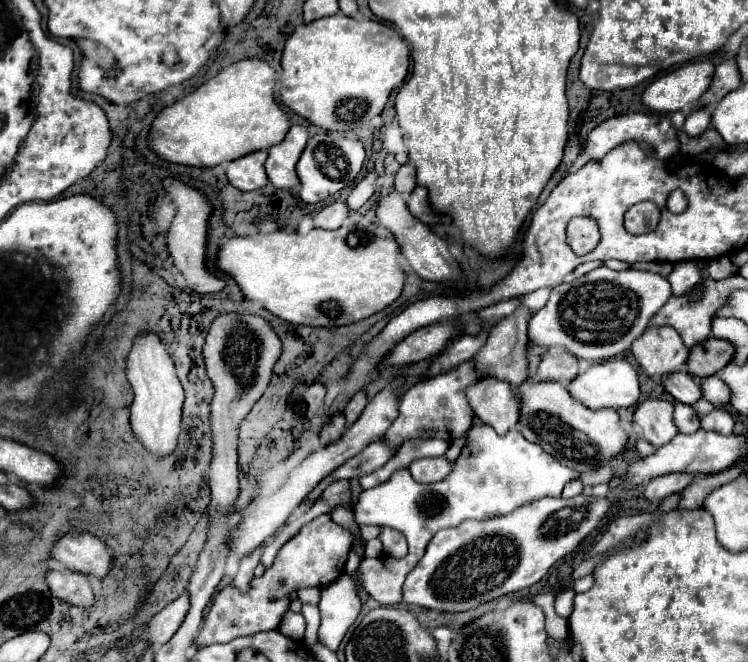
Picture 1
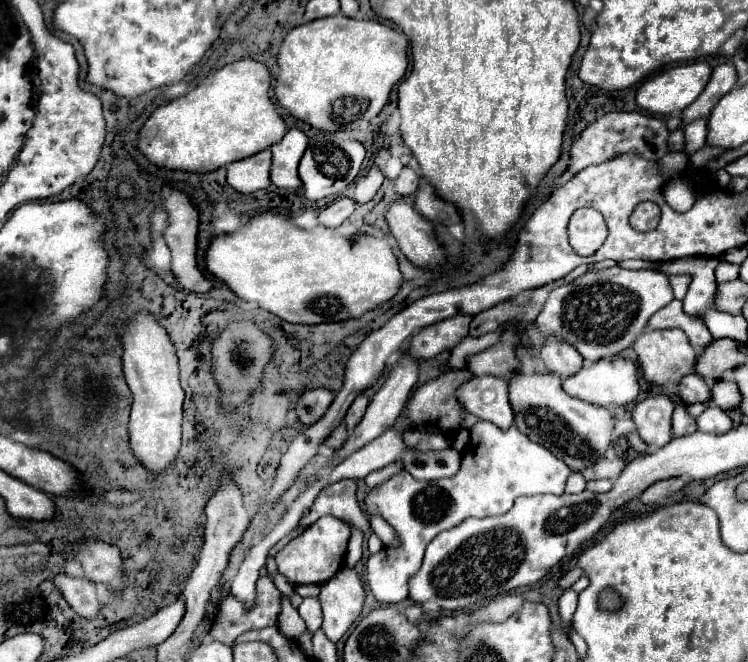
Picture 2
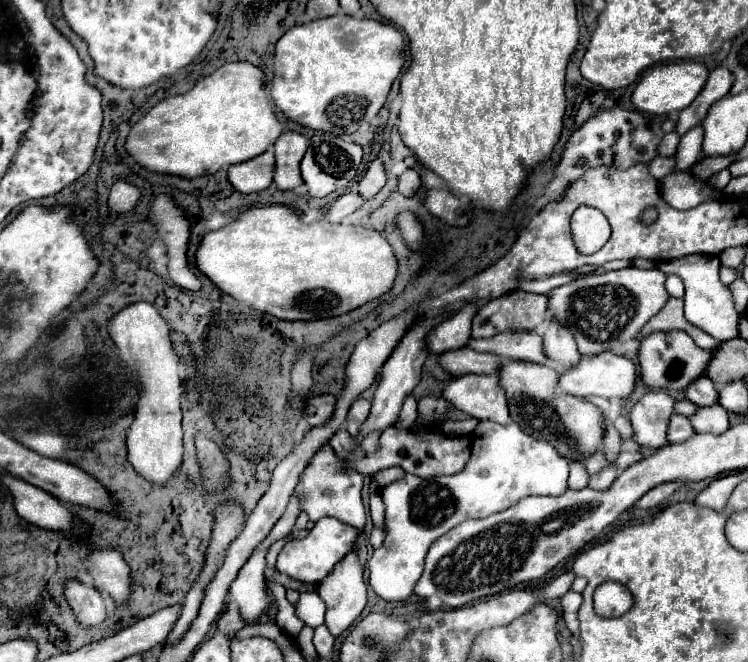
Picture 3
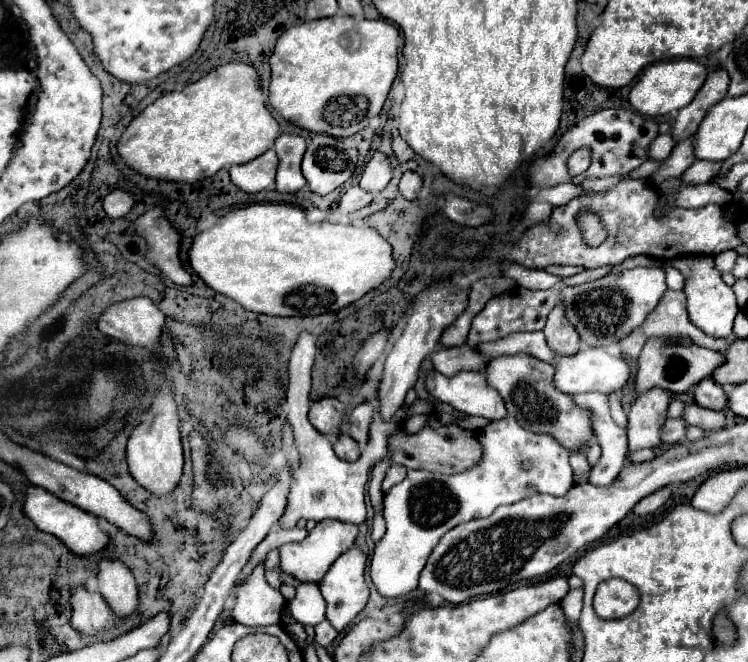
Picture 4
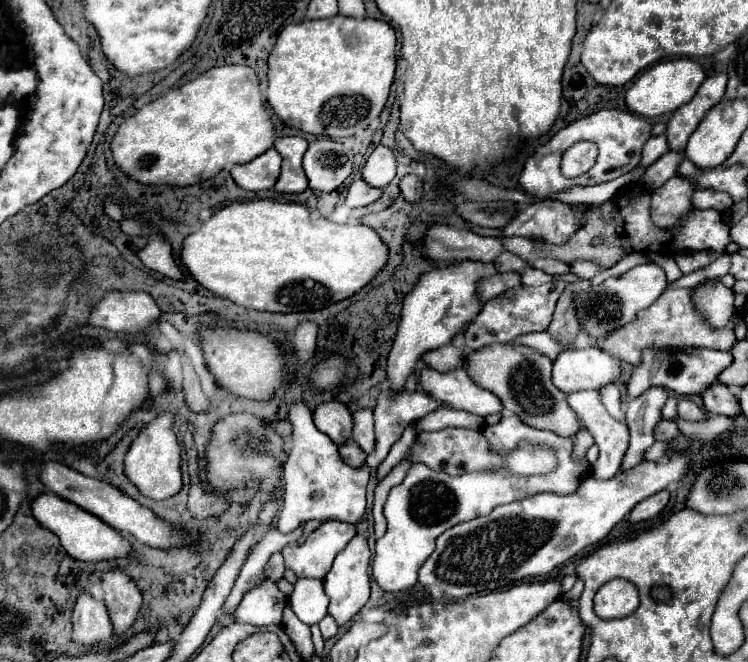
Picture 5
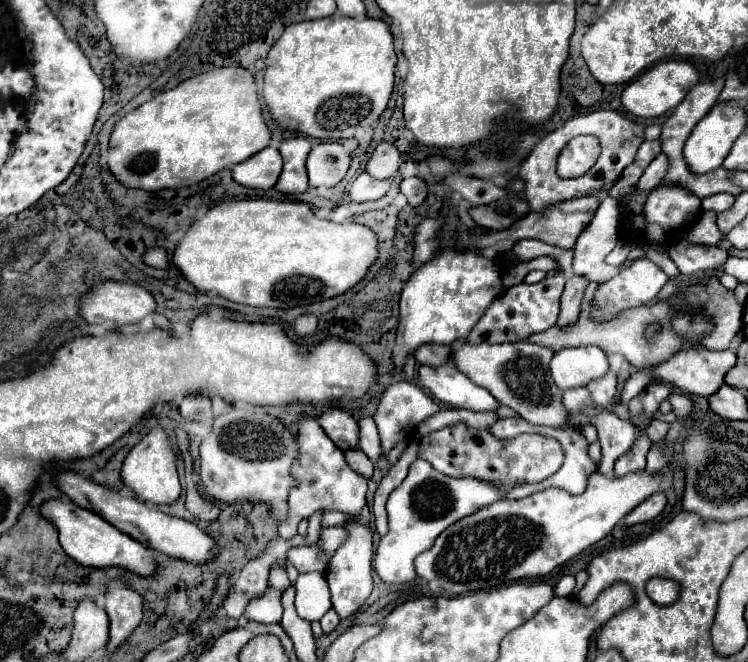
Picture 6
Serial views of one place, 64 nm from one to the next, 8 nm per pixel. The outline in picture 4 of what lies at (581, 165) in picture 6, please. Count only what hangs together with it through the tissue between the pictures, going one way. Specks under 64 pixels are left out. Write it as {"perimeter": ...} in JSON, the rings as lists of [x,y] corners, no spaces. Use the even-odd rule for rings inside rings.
{"perimeter":[[[578,148],[576,152],[572,152],[572,156],[568,158],[568,172],[572,176],[578,176],[582,172],[588,170],[592,158],[590,158],[590,148]]]}

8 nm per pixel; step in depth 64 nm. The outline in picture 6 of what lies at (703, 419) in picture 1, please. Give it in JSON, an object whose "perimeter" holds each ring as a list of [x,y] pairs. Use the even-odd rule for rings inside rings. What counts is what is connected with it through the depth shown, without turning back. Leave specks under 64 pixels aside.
{"perimeter":[[[670,394],[668,400],[670,400],[670,404],[672,404],[672,412],[674,412],[676,416],[684,416],[684,418],[688,418],[690,412],[694,410],[692,404],[690,404],[690,400],[688,400],[686,396],[682,396],[682,394]]]}

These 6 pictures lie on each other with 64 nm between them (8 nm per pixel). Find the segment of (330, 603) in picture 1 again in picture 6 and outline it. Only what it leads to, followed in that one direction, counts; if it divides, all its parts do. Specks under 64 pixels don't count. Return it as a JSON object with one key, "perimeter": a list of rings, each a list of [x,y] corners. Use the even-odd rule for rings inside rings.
{"perimeter":[[[358,518],[348,520],[344,524],[344,530],[348,532],[348,536],[344,544],[332,554],[326,568],[326,580],[332,592],[332,608],[340,614],[340,618],[354,614],[372,592],[372,530],[360,524]]]}

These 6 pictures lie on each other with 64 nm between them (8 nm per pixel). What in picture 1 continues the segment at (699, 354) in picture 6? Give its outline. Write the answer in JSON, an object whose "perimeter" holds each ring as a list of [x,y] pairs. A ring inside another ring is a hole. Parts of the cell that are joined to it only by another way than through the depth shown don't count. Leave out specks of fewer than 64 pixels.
{"perimeter":[[[650,326],[632,344],[632,354],[642,370],[656,382],[674,372],[686,372],[690,348],[684,346],[680,334],[670,326]]]}

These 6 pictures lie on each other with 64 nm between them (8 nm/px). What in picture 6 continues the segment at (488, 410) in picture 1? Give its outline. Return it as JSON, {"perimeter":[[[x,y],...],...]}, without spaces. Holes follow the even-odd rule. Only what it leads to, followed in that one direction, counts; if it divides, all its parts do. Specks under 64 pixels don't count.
{"perimeter":[[[450,362],[442,364],[442,368],[420,366],[418,378],[420,384],[430,394],[434,394],[436,400],[450,404],[454,408],[468,408],[476,412],[498,408],[496,398],[488,390],[472,384],[472,380],[458,372]]]}

